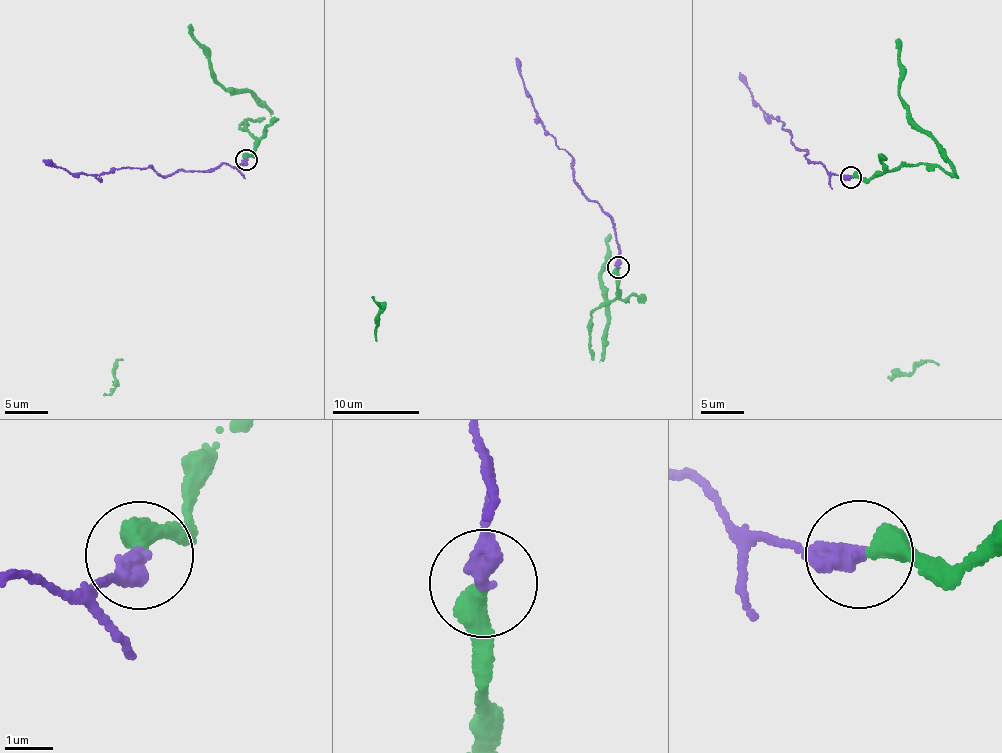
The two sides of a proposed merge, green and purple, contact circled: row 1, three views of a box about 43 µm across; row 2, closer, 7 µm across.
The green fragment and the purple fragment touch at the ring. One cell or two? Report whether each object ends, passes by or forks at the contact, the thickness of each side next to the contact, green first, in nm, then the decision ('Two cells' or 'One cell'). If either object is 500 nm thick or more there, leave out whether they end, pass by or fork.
At the ring green ends. At the ring purple ends. Thickness 480 nm (green) against 420 nm. Two cells

